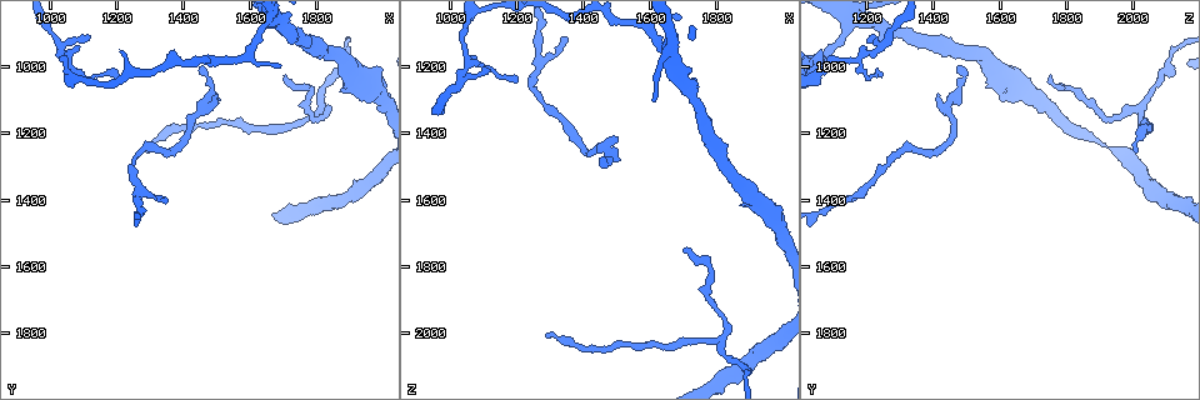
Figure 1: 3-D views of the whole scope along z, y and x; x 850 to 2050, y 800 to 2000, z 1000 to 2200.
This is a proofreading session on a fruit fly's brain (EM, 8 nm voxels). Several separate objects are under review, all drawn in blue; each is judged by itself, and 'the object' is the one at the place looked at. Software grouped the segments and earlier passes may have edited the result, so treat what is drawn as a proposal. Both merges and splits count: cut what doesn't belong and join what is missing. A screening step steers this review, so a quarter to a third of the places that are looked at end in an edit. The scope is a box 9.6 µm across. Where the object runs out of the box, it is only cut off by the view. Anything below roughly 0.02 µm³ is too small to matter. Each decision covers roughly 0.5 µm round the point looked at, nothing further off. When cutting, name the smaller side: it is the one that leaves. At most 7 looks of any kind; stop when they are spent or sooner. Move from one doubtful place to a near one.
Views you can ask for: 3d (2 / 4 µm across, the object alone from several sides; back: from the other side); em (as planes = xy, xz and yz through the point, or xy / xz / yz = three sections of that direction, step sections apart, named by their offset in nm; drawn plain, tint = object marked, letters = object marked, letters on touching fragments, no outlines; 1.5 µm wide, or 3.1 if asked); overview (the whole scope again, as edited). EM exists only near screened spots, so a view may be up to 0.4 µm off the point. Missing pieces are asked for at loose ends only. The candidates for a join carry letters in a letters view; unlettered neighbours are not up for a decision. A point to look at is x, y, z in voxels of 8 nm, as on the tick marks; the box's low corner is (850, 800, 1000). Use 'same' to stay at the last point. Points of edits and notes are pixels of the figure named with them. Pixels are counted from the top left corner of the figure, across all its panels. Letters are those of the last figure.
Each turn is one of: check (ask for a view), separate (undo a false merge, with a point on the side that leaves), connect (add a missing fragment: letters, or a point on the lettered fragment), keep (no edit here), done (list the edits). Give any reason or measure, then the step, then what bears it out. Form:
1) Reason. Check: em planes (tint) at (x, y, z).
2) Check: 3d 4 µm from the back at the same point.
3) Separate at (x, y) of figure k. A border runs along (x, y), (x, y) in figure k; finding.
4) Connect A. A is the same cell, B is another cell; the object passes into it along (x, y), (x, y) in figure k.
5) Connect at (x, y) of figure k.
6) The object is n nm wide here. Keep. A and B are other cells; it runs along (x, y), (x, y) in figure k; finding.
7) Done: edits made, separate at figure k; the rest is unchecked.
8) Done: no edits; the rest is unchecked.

An open end. Check: em planes (tint) at (1700, 1030, 1760).

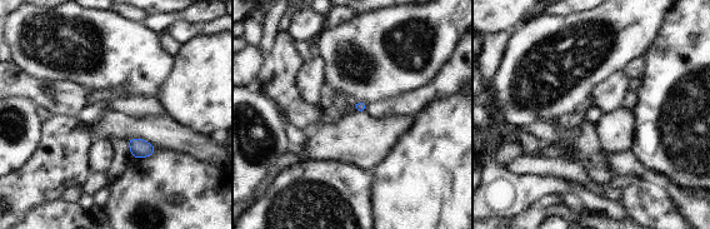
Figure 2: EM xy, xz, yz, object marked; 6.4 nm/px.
See the neighbours. Check: em planes (letters) at the same point.

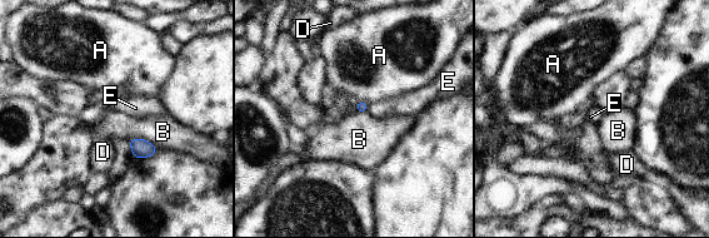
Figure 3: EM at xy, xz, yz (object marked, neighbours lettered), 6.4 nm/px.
The longest contact is with B, 200 nm. Keep. A, B, D and E are other cells; a border runs along (128, 140), (146, 139), (158, 148) in figure 3; none of them fits.

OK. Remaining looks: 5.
Free end. Check: em xz step 8 (letters) at (1340, 1410, 1120).

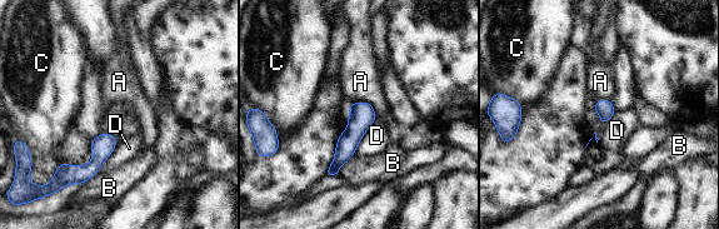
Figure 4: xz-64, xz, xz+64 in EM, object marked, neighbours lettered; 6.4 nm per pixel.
The object is 110 nm wide here. Keep. A, B, C and D are other cells; a border runs along (377, 119), (364, 133), (353, 155) in figure 4; none of them fits.

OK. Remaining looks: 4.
Tapers out. Check: em planes (plain) at (1210, 1020, 1240).

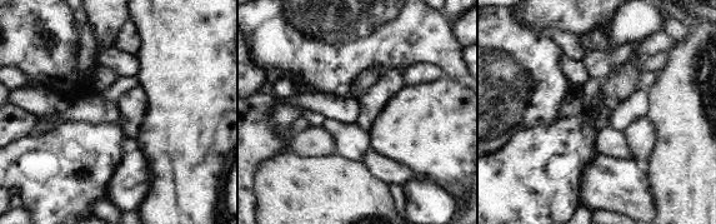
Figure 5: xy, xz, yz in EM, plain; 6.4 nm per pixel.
Check: em planes (letters) at the same point.

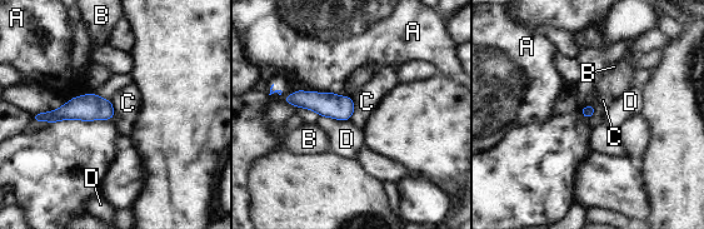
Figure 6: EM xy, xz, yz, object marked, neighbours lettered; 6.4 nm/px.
Keep. A, B, C and D are other cells; it runs along (288, 99), (305, 99), (350, 109) in figure 6; no lettered fragment goes on from it.

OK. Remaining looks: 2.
Done: no edits; the rest is unchecked.

